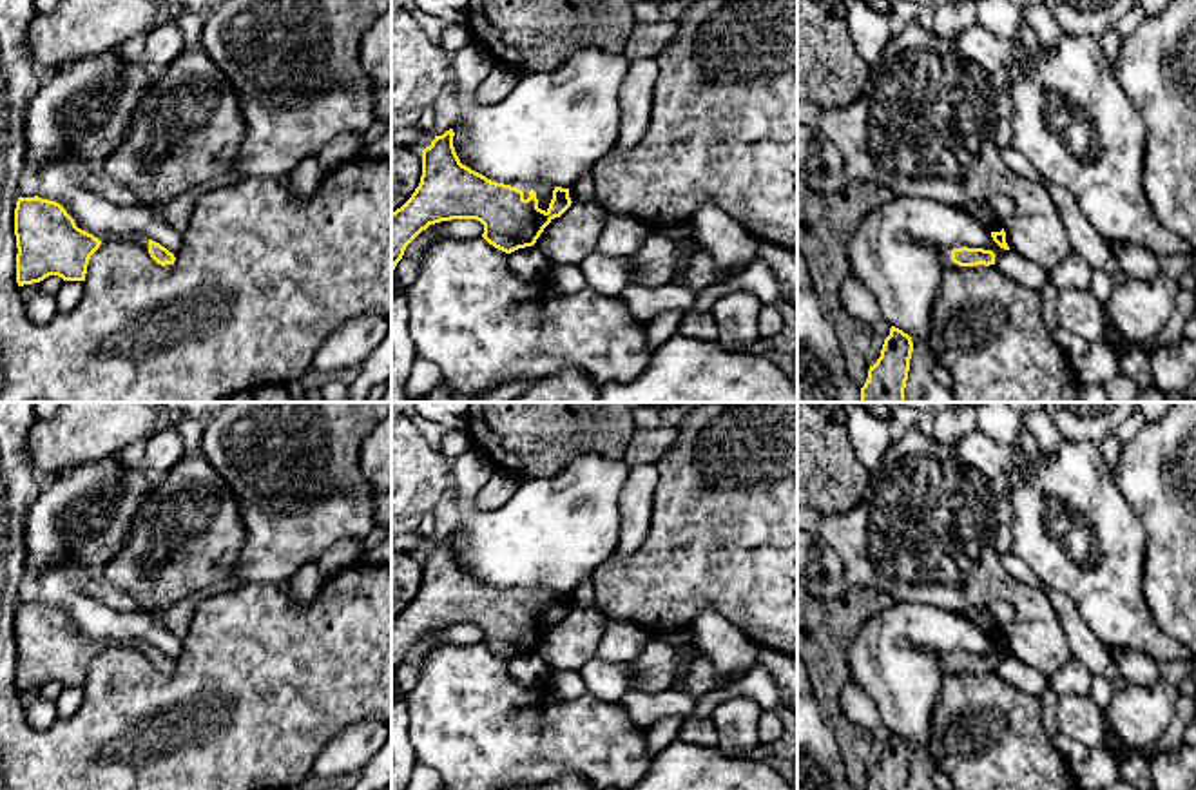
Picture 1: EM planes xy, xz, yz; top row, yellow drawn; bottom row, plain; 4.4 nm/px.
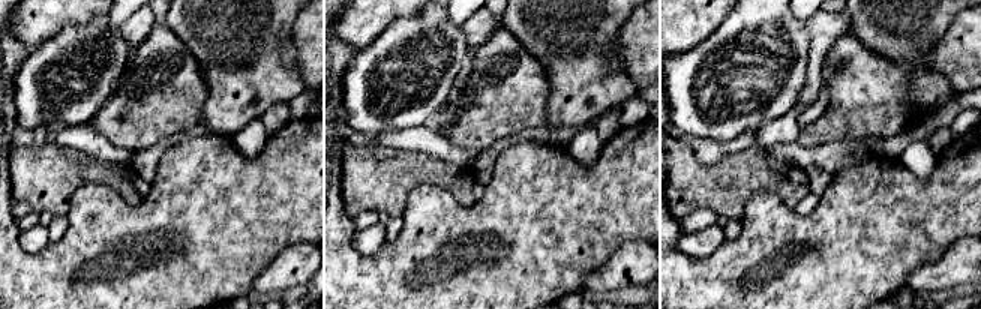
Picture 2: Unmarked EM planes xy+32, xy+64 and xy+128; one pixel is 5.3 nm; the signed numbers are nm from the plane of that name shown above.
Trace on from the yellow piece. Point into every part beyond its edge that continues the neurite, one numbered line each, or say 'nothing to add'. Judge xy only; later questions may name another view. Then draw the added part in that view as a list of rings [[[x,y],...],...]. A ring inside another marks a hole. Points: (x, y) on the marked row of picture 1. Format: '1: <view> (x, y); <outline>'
nothing to add

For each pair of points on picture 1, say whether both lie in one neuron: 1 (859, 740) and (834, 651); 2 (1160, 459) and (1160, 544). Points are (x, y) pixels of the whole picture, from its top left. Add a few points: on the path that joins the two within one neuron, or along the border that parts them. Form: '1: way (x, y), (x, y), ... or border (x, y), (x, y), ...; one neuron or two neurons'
1: way (838, 720), (830, 709), (830, 673); one neuron
2: way (1160, 481), (1160, 522); one neuron

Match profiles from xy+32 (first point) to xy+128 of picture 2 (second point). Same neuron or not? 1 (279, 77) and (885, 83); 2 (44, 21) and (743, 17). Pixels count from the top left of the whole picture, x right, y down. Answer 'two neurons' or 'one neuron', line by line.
1: two neurons
2: two neurons

